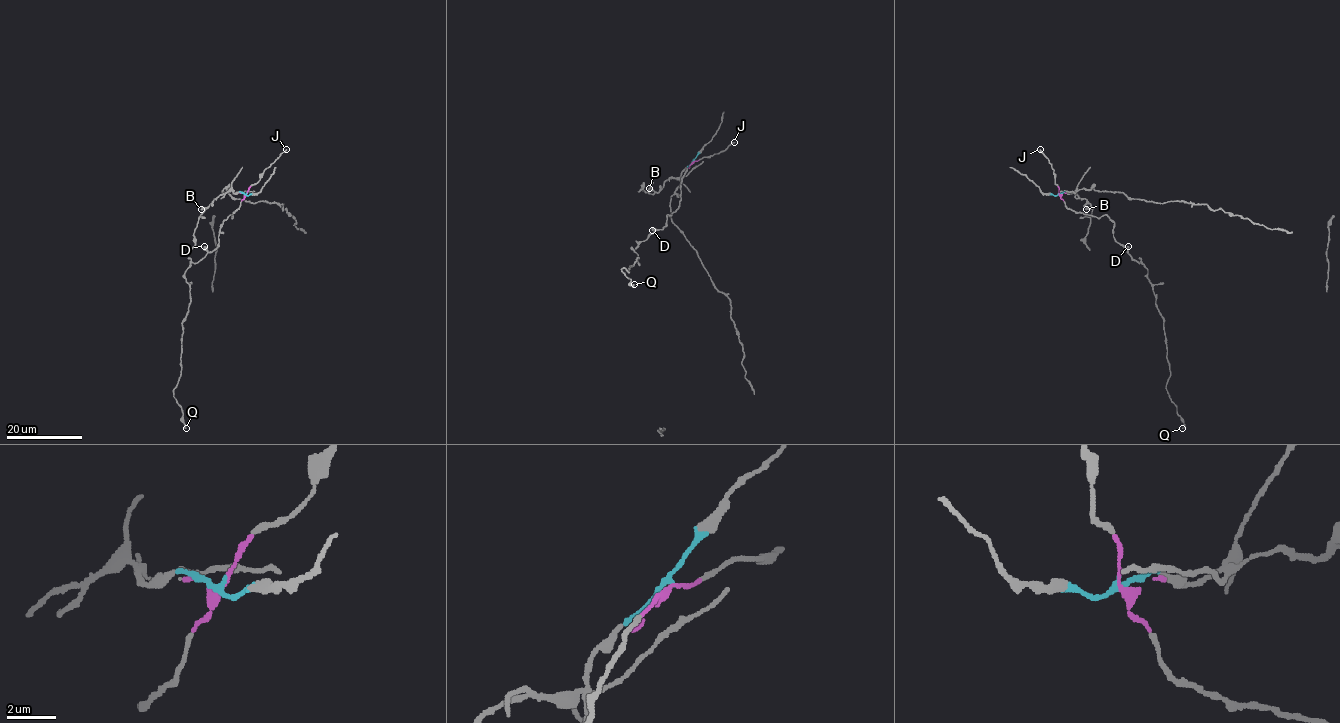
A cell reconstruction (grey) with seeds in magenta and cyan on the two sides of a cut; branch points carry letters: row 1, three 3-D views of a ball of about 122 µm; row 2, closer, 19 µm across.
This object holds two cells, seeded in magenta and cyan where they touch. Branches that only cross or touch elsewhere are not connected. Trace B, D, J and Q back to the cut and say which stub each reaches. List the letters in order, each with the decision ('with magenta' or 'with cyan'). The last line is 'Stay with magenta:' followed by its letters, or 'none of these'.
B: with cyan
D: with magenta
J: with magenta
Q: with magenta
Stay with magenta: D, J, Q

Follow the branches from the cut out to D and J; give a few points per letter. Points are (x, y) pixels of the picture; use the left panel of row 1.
D: (246, 194), (232, 217), (231, 215), (222, 223), (218, 246), (211, 251), (204, 246)
J: (246, 194), (286, 149)

